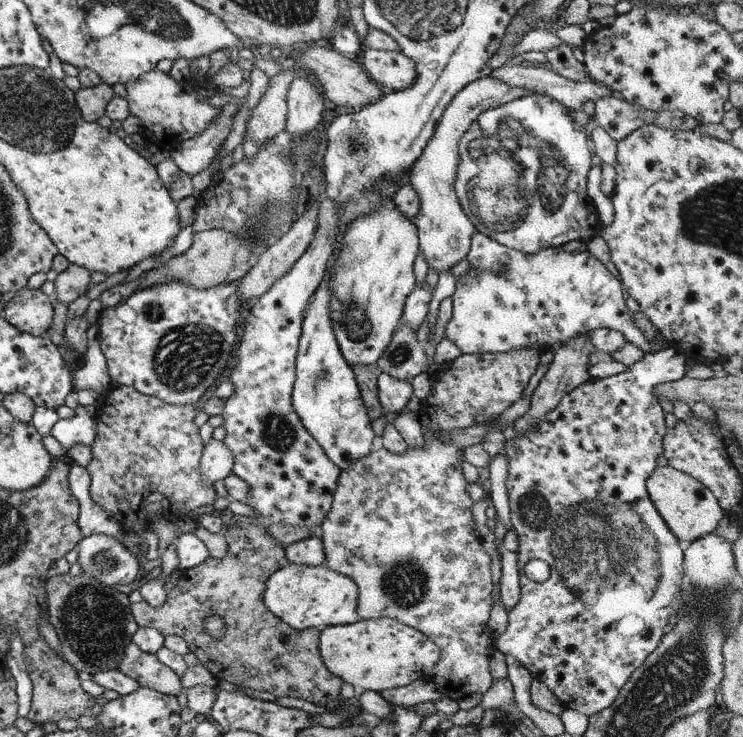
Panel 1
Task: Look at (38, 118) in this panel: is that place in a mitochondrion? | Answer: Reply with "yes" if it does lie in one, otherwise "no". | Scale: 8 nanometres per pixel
yes

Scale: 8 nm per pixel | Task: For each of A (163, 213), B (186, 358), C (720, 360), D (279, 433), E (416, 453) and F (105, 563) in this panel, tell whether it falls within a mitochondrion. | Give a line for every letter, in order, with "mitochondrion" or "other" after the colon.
A: other
B: mitochondrion
C: other
D: mitochondrion
E: other
F: mitochondrion

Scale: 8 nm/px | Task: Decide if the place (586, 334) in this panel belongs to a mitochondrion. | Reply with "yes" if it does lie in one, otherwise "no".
no

